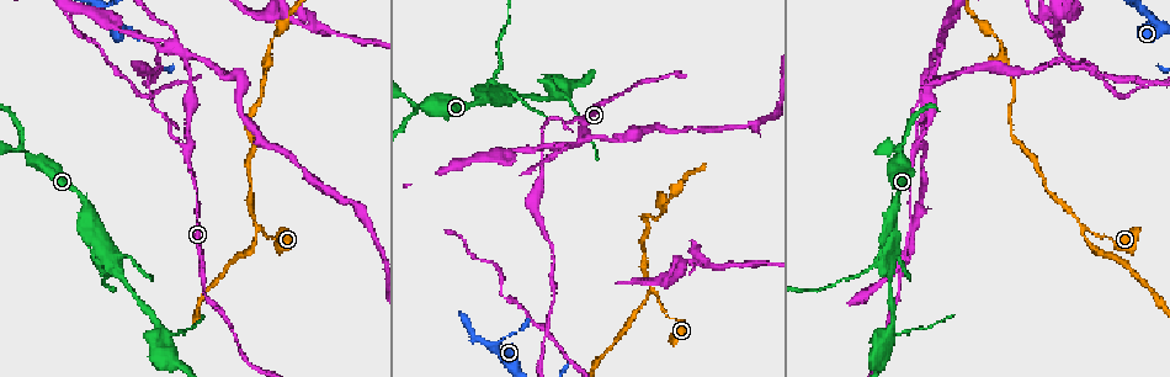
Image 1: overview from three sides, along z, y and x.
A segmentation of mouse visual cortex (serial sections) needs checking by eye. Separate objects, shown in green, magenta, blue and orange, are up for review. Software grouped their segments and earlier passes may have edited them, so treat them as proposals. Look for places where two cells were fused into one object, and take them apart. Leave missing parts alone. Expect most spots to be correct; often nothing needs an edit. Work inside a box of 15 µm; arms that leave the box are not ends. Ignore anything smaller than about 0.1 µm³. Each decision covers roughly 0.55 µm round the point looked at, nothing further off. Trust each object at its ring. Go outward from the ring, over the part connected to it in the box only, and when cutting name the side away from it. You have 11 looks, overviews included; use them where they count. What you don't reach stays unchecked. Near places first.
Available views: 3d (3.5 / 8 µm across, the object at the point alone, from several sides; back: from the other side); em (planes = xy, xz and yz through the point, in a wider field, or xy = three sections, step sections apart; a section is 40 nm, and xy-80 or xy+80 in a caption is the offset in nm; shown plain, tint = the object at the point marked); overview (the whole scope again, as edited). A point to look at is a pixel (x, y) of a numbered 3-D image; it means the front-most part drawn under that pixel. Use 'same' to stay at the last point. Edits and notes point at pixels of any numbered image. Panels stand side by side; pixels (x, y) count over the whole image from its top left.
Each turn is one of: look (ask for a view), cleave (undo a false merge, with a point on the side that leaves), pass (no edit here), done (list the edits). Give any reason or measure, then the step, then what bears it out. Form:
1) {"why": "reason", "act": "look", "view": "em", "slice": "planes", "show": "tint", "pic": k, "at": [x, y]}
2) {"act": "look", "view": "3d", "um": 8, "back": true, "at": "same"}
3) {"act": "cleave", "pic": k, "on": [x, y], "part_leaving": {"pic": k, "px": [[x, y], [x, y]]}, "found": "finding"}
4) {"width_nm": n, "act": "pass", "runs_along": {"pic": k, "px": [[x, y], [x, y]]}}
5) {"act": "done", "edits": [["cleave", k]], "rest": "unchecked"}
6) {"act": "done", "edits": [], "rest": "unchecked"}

{"why": "three-way junction", "act": "look", "view": "3d", "um": 3.5, "pic": 1, "at": [1084, 228]}

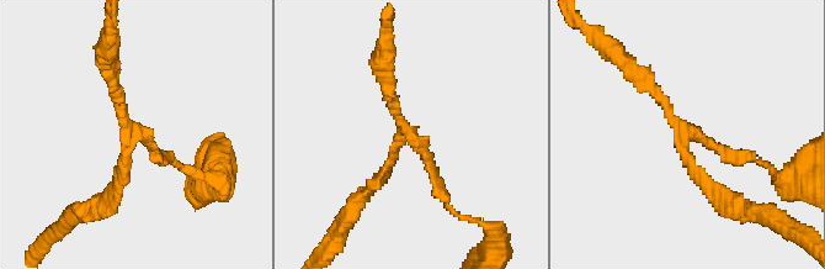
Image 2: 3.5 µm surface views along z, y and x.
{"why": "need the tissue", "act": "look", "view": "em", "slice": "xy", "step": 5, "show": "tint", "pic": 2, "at": [409, 135]}

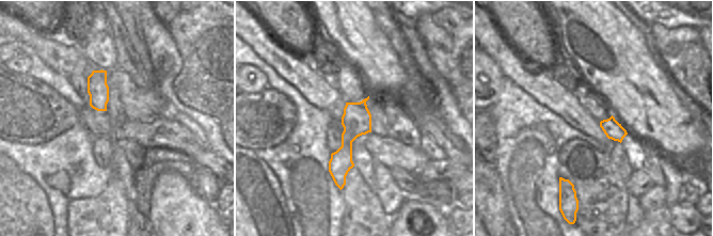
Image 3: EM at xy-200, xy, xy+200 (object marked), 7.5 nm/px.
{"why": "another direction", "act": "look", "view": "em", "slice": "xy", "step": 2, "show": "tint", "at": "same"}

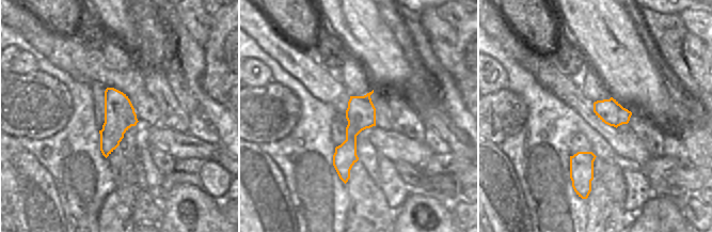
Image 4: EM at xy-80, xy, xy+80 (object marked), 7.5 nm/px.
{"arm_widths_nm": [150, 150, 200], "act": "pass", "runs_along": {"pic": 2, "px": [[751, 158], [685, 131], [637, 74]]}, "found": "continuous, no second cell"}

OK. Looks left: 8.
{"why": "branch point", "act": "look", "view": "3d", "um": 3.5, "pic": 1, "at": [188, 147]}

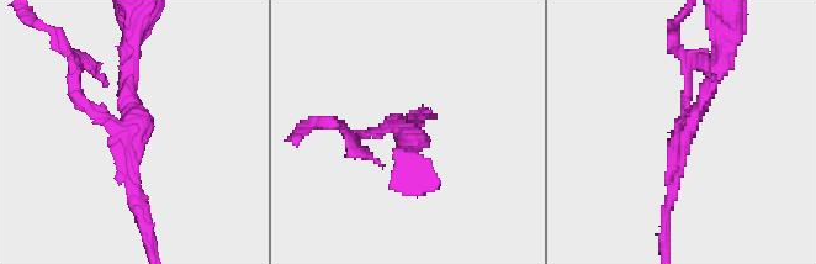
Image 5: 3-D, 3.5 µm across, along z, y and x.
{"act": "look", "view": "em", "slice": "xy", "step": 3, "show": "tint", "pic": 5, "at": [127, 134]}

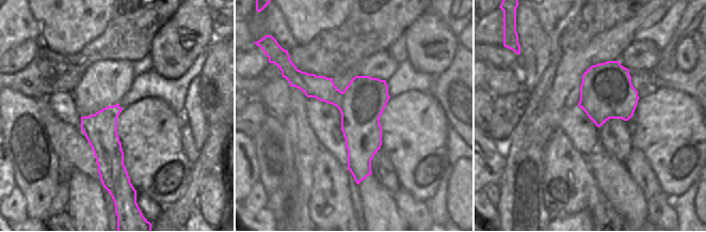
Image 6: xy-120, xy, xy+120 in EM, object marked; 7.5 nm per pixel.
{"arms": 3, "act": "cleave", "pic": 5, "on": [80, 104], "part_leaving": {"pic": 5, "px": [[115, 125], [77, 95], [73, 61], [51, 30]]}, "found": "two cells meet here"}

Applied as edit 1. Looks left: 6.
{"act": "look", "view": "overview"}

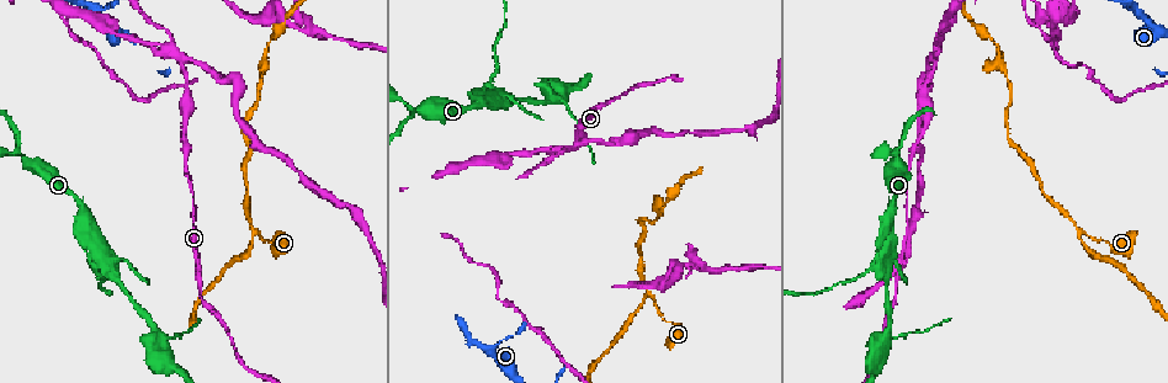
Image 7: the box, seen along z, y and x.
{"why": "calibre changes", "act": "look", "view": "em", "slice": "xy", "step": 1, "show": "tint", "pic": 7, "at": [18, 151]}

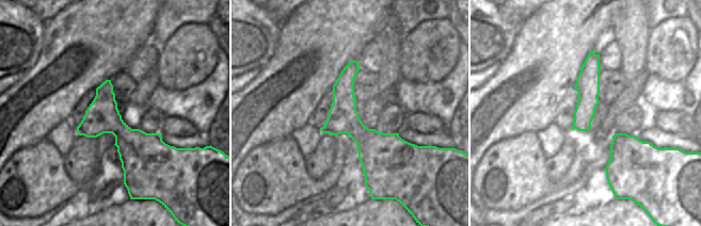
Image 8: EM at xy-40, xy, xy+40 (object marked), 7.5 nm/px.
{"act": "look", "view": "3d", "um": 3.5, "at": "same"}

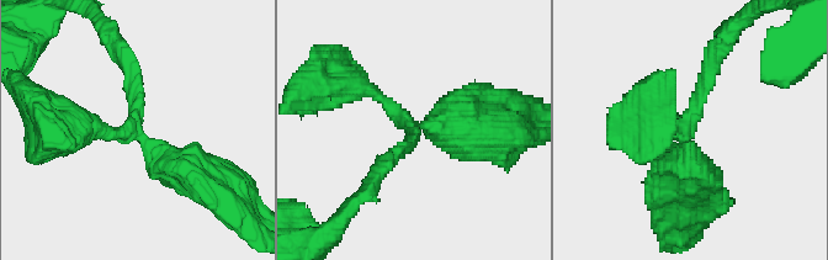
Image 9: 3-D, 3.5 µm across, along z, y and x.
{"arm_widths_nm": [150, 250, 600], "act": "pass", "runs_along": {"pic": 9, "px": [[479, 128], [412, 125], [344, 78]]}, "found": "continuous, no second cell"}

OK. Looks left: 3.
{"why": "branch point", "act": "look", "view": "3d", "um": 3.5, "back": true, "pic": 7, "at": [102, 257]}

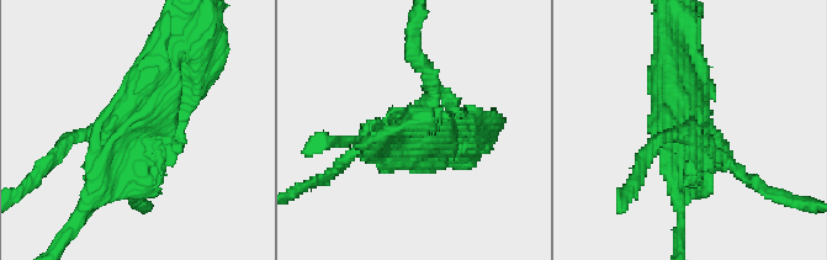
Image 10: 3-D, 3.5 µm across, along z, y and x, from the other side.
{"why": "need the tissue", "act": "look", "view": "em", "slice": "xy", "step": 1, "show": "tint", "pic": 10, "at": [138, 123]}

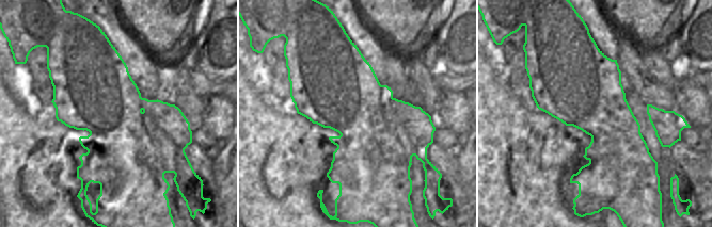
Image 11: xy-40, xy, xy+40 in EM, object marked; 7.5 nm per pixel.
{"act": "cleave", "pic": 10, "on": [648, 154], "found": "two cells meet here"}

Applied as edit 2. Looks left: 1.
{"act": "done", "edits": [["cleave", 5], ["cleave", 10]], "rest": "unchecked"}

